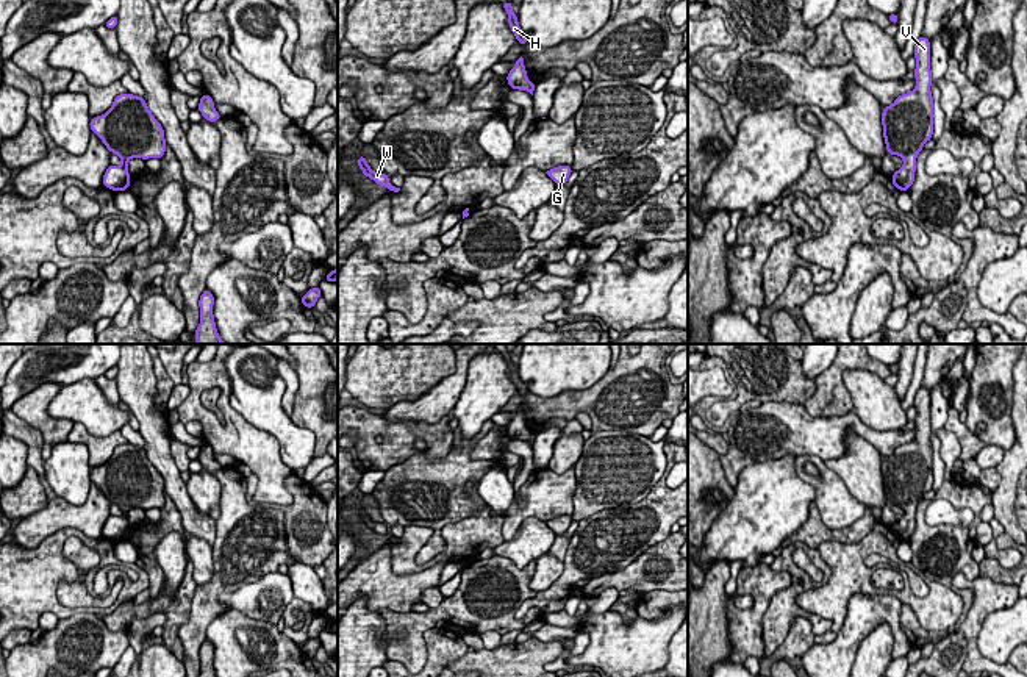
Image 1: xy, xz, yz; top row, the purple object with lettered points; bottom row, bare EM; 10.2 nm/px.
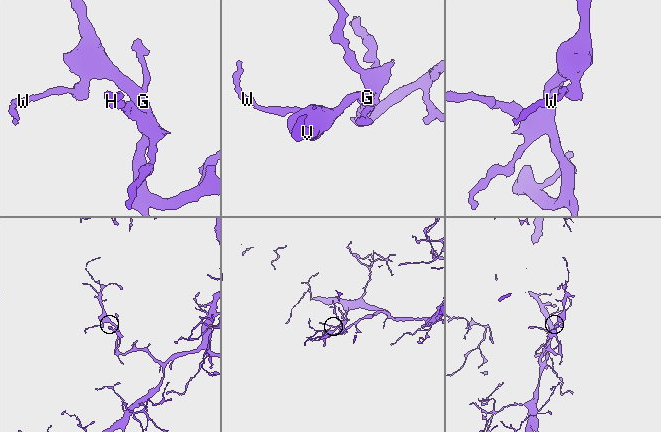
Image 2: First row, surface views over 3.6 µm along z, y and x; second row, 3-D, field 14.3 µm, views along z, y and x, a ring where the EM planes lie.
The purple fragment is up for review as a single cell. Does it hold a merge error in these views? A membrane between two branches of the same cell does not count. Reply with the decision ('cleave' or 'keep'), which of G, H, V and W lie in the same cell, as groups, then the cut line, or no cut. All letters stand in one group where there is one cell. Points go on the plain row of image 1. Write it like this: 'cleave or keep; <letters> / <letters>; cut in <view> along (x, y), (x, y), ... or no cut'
keep; G H V W; no cut

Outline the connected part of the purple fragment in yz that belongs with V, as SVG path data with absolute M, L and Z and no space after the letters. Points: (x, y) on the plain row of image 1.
M919 386L914 396L916 438L899 446L882 461L886 500L904 510L904 516L891 527L899 541L908 541L914 532L916 508L933 486L933 447L930 421L930 391Z

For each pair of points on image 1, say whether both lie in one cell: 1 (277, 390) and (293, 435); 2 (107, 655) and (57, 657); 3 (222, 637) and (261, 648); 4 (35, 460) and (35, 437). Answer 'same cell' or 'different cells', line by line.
1: same cell
2: same cell
3: same cell
4: same cell

